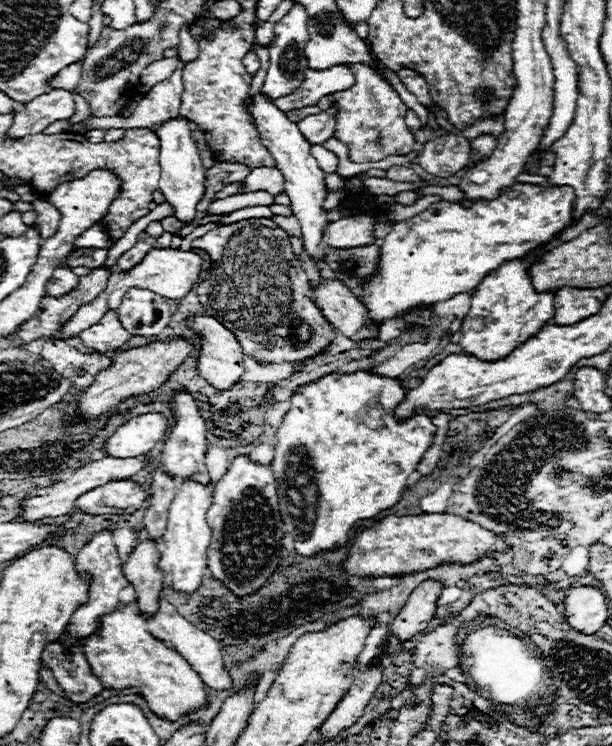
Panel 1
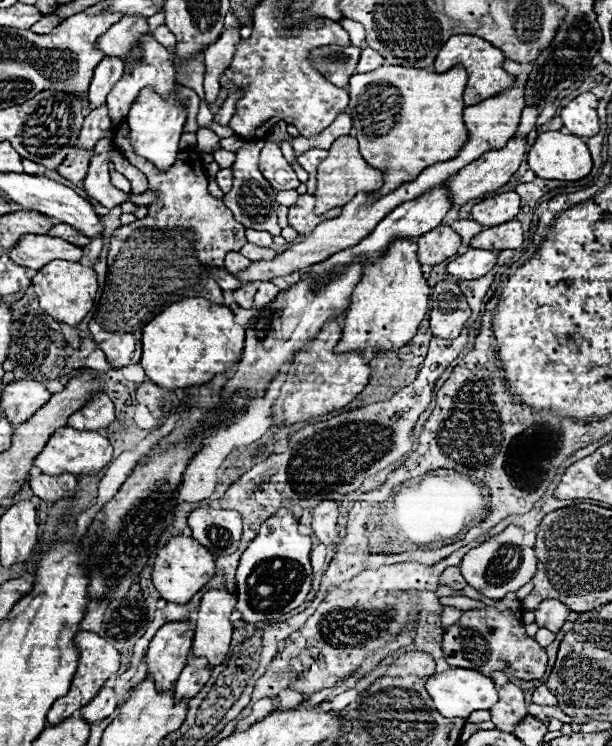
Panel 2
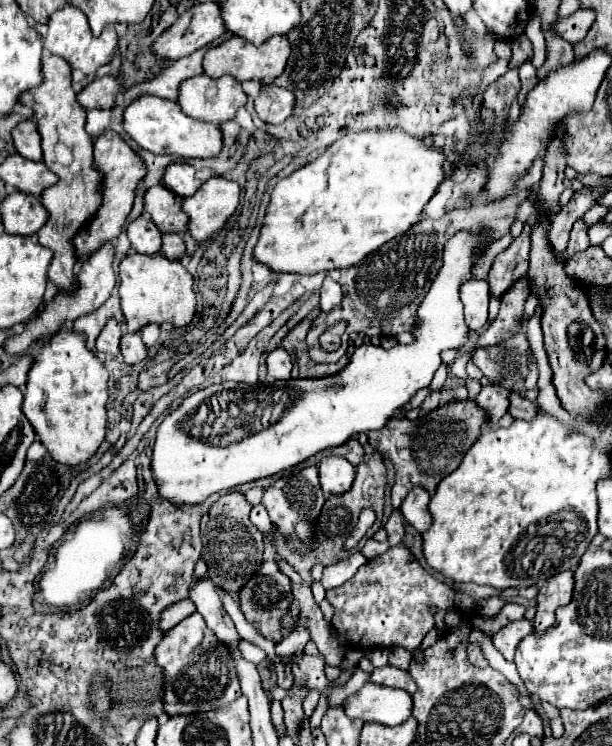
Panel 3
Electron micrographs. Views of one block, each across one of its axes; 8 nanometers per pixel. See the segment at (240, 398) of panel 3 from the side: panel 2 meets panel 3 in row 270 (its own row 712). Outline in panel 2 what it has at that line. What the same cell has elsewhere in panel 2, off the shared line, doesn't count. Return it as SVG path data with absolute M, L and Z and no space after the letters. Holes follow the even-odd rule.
M450 668L446 672L434 674L434 676L430 676L426 680L424 688L430 694L430 698L434 700L436 710L444 718L466 718L474 710L492 708L492 704L496 704L496 700L498 700L498 692L496 692L494 682L490 678L486 678L486 676L482 676L480 672L468 670L468 668Z

